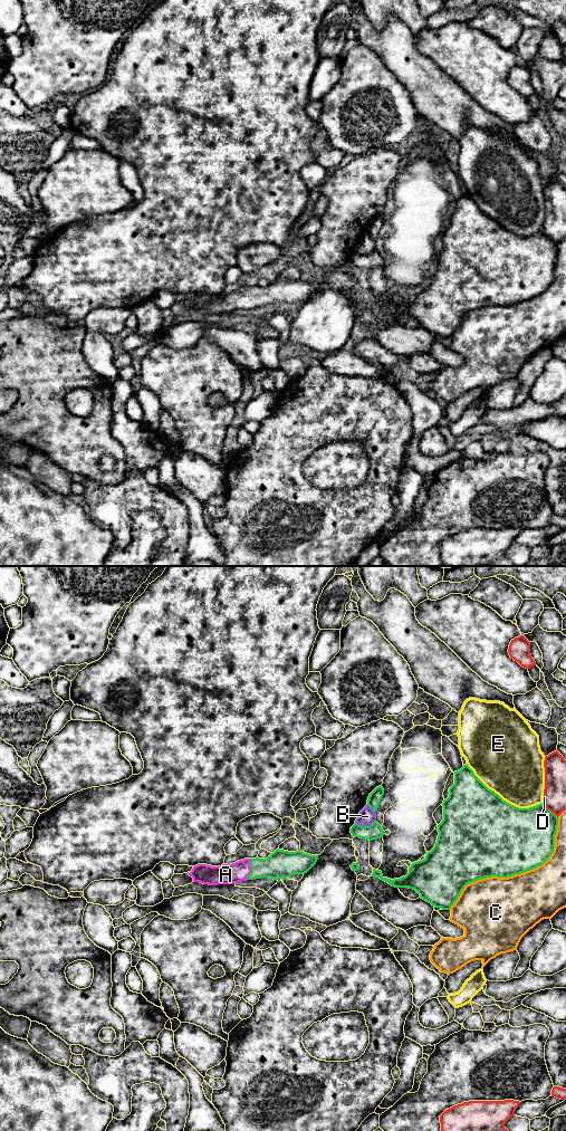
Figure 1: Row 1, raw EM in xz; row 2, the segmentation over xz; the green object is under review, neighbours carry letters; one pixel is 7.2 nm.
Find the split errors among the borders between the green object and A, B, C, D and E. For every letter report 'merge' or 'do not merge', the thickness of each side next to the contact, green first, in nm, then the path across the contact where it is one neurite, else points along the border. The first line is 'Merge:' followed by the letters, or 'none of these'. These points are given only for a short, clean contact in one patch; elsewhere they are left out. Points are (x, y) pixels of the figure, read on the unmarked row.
Merge: A
A: merge | 200/140 nm
B: do not merge | 110/120 nm
C: do not merge | 500/440 nm
D: do not merge | 420/170 nm
E: do not merge | 500/440 nm

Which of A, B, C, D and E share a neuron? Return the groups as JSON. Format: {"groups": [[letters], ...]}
{"groups": [["A"], ["B"], ["C"], ["D"], ["E"]]}

